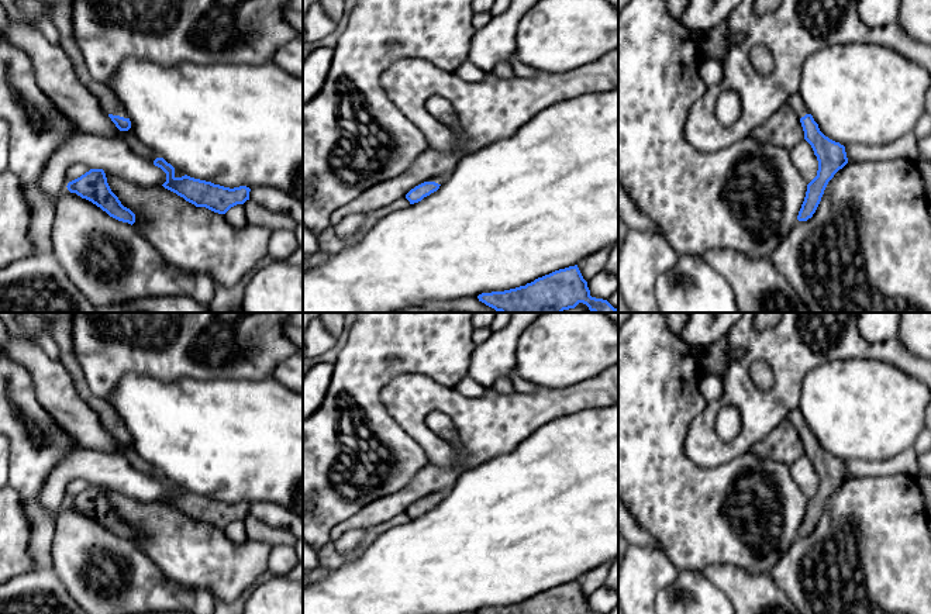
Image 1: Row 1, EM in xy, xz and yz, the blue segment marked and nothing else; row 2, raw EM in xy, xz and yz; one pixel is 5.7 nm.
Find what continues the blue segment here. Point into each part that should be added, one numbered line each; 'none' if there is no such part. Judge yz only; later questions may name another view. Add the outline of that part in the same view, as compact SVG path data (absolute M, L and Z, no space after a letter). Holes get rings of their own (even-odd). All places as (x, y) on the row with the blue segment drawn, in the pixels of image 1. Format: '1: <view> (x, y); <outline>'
1: yz (795, 102); M799 92L793 93L789 99L789 106L793 108L793 111L796 113L796 115L799 118L804 117L806 114L808 114L806 104L800 96Z

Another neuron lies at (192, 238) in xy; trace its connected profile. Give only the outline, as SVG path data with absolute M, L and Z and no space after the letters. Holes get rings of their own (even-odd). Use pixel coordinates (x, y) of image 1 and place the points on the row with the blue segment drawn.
M106 170L104 173L111 192L124 207L135 214L132 225L168 263L186 272L210 275L214 283L232 287L248 272L256 269L261 259L268 255L269 238L273 230L251 224L244 228L234 228L224 214L206 207L196 207L162 184L145 187Z

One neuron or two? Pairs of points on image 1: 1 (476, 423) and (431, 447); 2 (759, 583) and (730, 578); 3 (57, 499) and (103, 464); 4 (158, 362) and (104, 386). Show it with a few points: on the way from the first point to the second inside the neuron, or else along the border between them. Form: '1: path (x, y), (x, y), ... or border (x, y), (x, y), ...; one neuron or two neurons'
1: path (455, 406), (430, 406), (420, 416), (420, 425); one neuron
2: path (752, 583), (737, 583); one neuron
3: path (58, 485), (78, 465), (89, 465); one neuron
4: path (144, 362), (126, 362), (116, 372); one neuron

